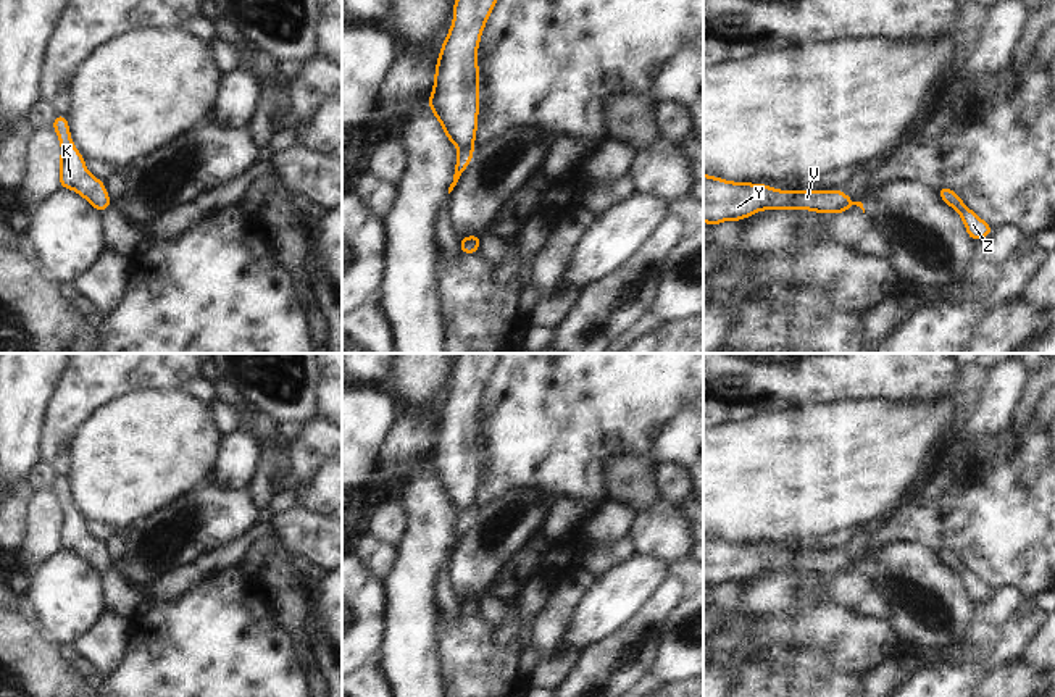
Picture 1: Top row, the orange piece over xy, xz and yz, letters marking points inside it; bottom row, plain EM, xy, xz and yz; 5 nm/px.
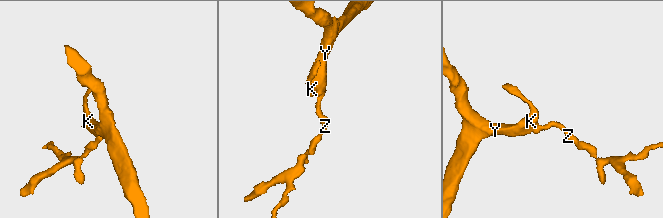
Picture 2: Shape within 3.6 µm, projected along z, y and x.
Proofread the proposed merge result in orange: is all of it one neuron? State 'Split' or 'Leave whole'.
Split

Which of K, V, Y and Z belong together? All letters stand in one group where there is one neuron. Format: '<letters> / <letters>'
K V Y / Z

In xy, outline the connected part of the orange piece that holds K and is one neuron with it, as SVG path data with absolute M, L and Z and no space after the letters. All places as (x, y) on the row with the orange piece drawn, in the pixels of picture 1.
M56 115L52 124L61 145L60 155L60 189L71 189L85 198L97 211L106 210L113 202L108 197L105 182L90 174L85 158L73 144L68 118Z

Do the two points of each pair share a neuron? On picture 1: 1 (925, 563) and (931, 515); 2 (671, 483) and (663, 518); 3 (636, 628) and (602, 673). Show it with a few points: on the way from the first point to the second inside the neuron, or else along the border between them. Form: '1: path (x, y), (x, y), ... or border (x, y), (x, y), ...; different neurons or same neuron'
1: border (891, 542), (920, 542), (936, 554); different neurons
2: border (660, 500), (675, 509); different neurons
3: path (636, 639), (613, 662); same neuron

